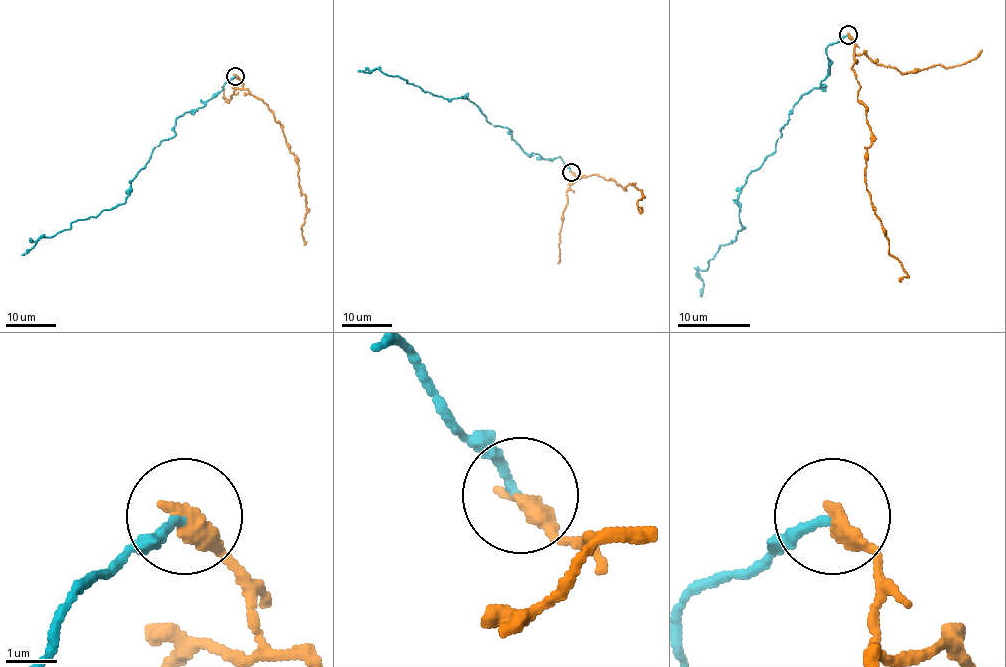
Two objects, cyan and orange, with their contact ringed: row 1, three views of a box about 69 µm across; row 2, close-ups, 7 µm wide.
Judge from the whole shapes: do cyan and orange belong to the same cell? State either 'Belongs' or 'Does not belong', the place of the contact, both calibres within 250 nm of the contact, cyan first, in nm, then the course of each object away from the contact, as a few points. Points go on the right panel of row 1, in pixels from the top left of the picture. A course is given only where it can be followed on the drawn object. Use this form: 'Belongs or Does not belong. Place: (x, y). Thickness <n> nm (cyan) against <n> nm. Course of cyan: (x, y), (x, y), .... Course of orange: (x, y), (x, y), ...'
Does not belong. Place: (848, 35). Thickness 140 nm (cyan) against 400 nm. Course of cyan: (847, 34), (826, 49), (822, 85), (791, 109), (775, 150), (740, 189), (742, 229), (698, 270), (700, 296). Course of orange: (847, 34), (855, 41), (851, 69), (871, 138), (866, 152), (869, 198), (891, 254), (907, 274), (898, 281)

